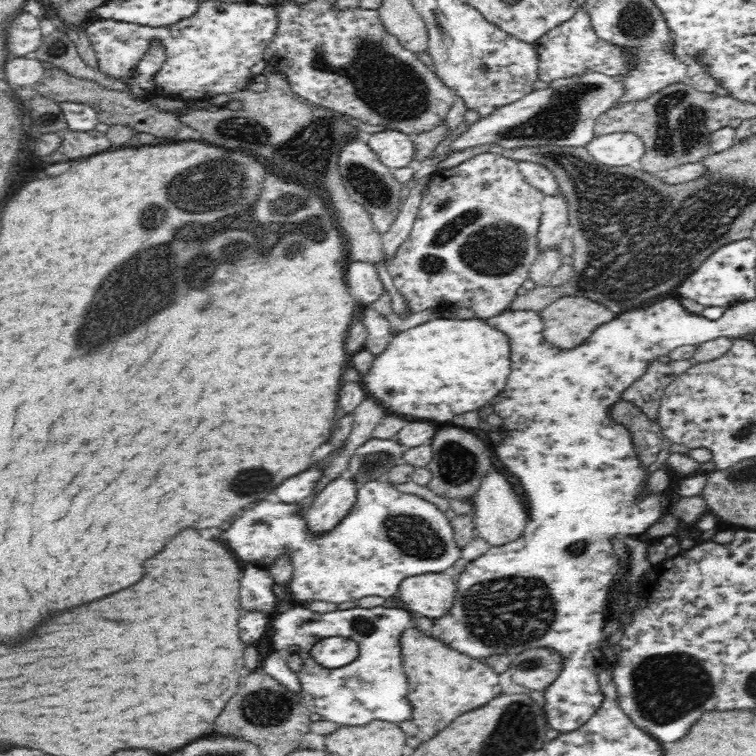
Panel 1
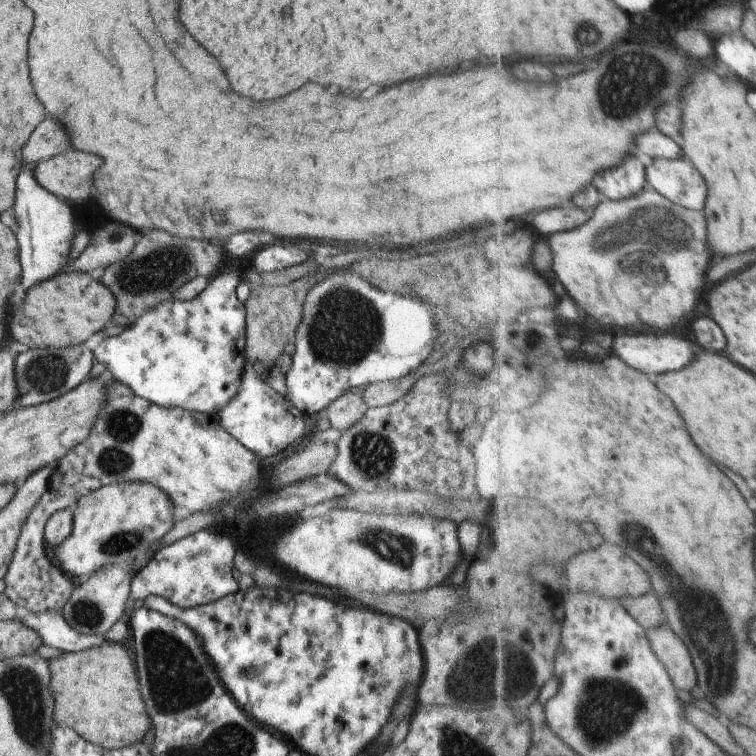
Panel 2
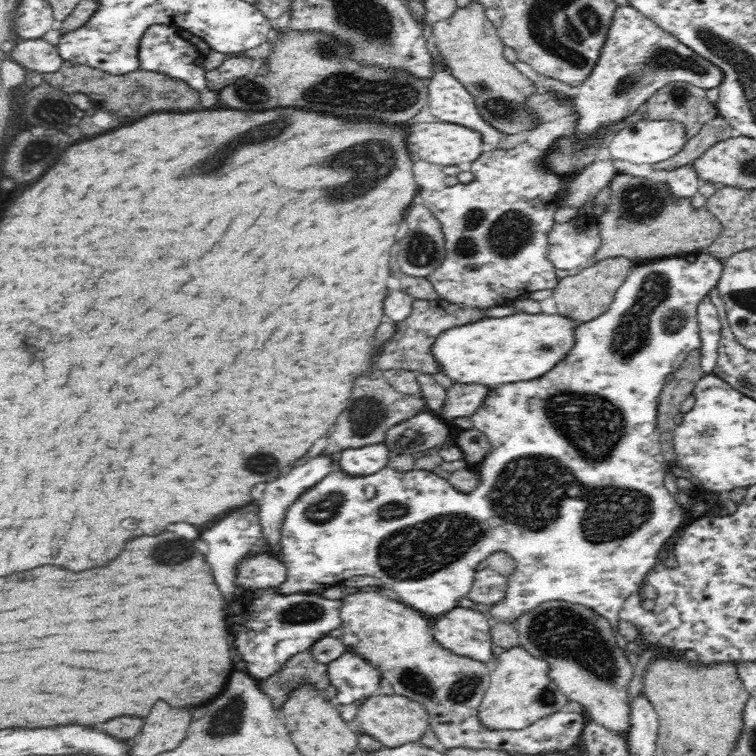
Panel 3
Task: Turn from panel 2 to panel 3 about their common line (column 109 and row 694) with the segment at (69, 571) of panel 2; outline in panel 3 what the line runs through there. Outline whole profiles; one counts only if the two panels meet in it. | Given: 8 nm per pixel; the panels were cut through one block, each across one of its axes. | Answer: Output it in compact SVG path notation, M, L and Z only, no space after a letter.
M520 646L506 649L497 657L498 662L495 669L491 671L491 685L487 688L480 708L478 708L480 721L492 732L506 729L523 729L538 719L567 708L569 699L549 678L550 665L548 665L546 659L536 658Z

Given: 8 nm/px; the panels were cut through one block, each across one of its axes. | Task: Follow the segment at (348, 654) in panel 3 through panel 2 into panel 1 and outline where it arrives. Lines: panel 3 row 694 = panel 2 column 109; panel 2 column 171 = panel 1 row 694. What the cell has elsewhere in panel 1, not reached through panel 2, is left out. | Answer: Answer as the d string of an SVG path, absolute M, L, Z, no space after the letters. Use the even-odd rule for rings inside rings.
M307 606L291 607L272 620L272 648L260 664L259 671L273 676L288 690L301 693L310 712L320 714L325 721L342 726L362 726L372 721L398 724L412 714L400 646L401 634L412 626L415 626L415 621L410 618L409 611L397 607L354 607L326 614L313 612ZM331 636L354 639L359 644L358 658L342 668L330 669L318 664L309 650L322 638ZM292 646L302 648L299 654L302 668L297 674L286 663L286 650Z

